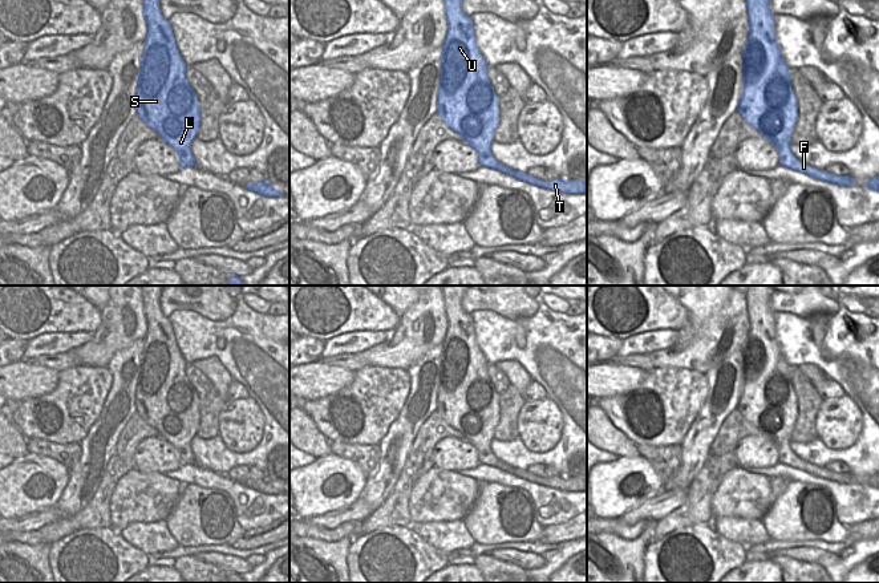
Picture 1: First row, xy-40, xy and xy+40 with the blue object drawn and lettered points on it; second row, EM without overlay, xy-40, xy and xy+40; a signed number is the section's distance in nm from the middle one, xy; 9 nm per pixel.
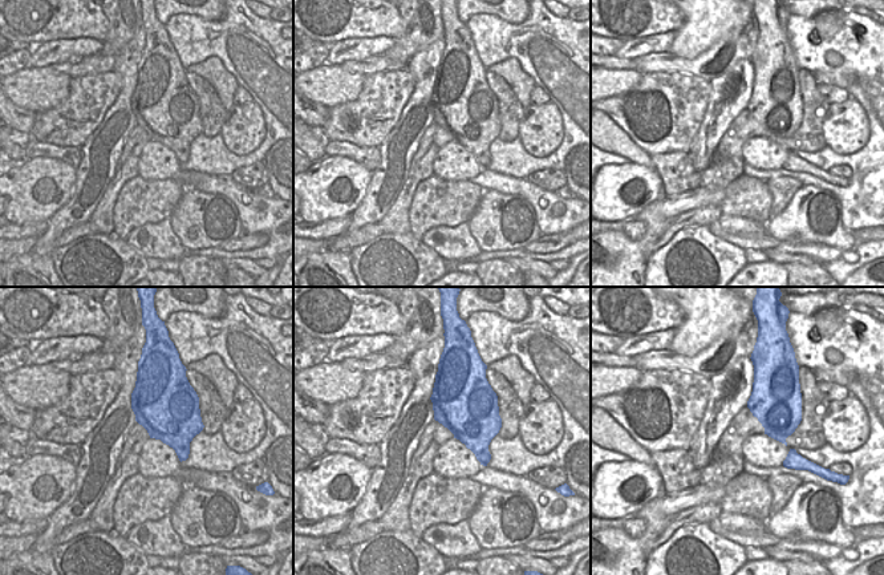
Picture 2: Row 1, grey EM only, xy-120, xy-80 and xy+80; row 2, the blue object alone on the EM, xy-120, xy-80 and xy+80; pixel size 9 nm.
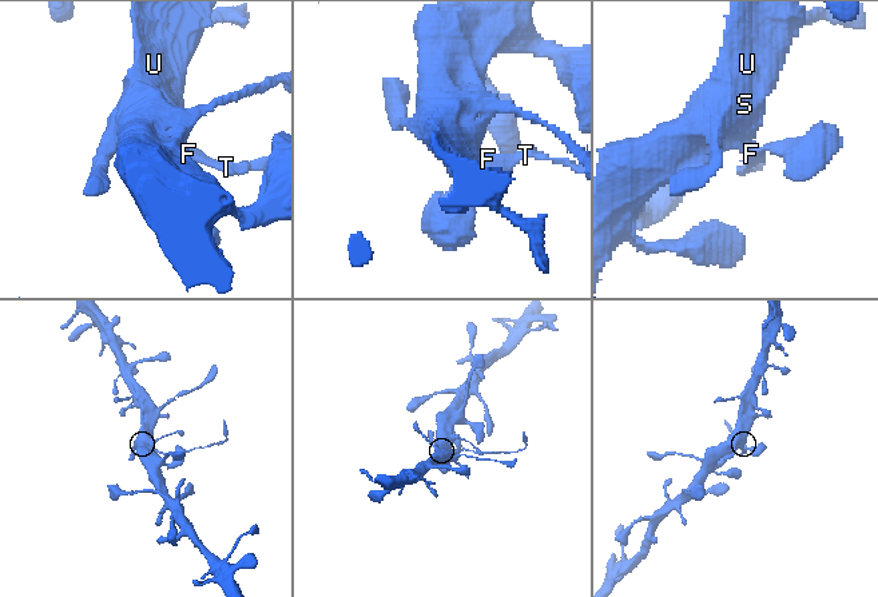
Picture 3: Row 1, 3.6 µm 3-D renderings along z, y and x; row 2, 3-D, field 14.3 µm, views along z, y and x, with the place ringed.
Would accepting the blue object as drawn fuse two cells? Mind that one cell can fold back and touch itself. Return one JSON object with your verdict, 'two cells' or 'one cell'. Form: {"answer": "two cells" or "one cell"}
{"answer": "two cells"}

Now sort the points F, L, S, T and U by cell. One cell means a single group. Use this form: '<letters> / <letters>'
F L S U / T

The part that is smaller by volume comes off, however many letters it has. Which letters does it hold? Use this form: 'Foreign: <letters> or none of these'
Foreign: T.

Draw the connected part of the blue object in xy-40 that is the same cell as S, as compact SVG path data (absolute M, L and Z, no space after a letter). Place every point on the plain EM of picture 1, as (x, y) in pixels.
M139 286L147 321L134 394L137 412L170 442L181 465L193 465L191 440L200 426L200 405L186 376L189 365L175 341L167 316L161 312L162 286Z

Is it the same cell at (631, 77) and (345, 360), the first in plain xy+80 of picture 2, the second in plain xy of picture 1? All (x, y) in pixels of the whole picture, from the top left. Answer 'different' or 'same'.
different

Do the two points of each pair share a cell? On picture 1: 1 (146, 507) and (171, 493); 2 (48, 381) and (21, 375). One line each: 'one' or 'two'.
1: one
2: one

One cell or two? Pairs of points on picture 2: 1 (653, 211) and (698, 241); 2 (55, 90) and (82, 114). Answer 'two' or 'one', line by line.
1: two
2: two

